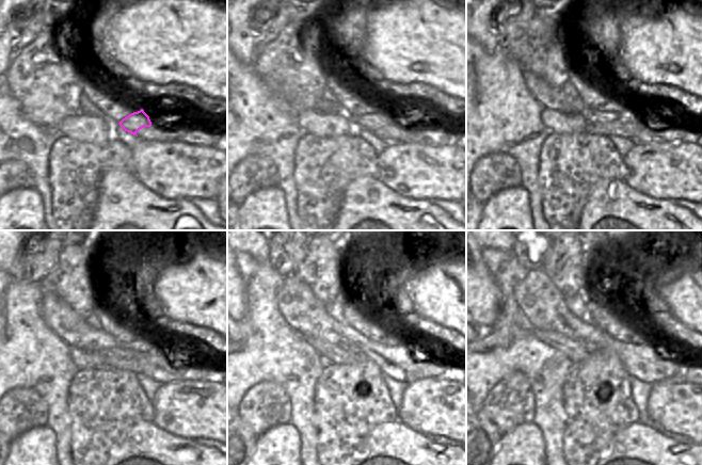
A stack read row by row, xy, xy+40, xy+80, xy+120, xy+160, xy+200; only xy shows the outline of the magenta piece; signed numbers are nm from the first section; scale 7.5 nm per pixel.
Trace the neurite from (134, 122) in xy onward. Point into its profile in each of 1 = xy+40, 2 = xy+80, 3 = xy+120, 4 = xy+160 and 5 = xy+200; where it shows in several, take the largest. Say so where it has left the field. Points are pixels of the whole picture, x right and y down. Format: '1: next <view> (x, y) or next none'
1: next xy+40 (376, 121)
2: next xy+80 (593, 115)
3: next xy+120 (98, 356)
4: next xy+160 (332, 353)
5: next xy+200 (503, 333)

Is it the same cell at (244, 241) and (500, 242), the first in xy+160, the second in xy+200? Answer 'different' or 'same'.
same

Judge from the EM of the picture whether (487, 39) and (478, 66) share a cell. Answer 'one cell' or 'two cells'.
two cells

